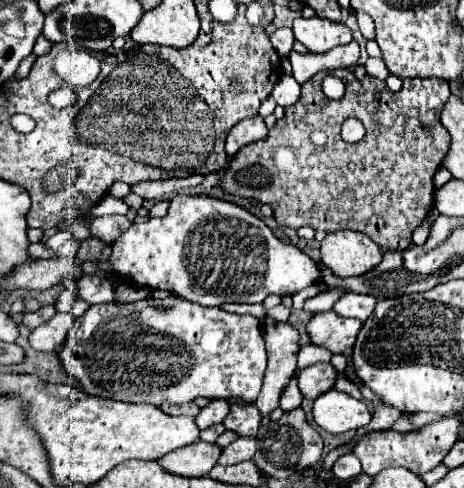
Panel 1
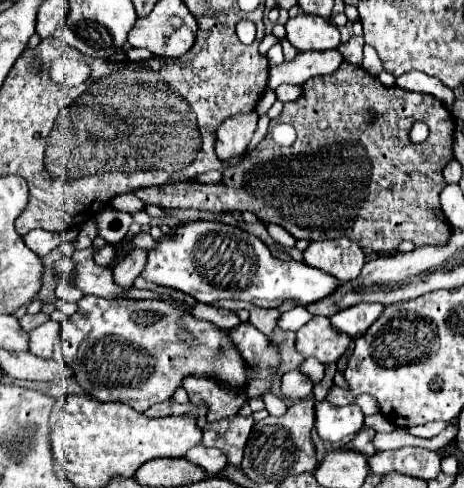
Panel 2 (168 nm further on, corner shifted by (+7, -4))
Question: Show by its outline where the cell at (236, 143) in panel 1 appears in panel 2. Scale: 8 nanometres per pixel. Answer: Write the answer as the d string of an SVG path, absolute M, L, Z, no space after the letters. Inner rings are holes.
M252 111L246 115L234 115L218 127L216 155L220 157L220 161L228 161L228 159L244 155L244 151L250 145L256 123L258 123L258 113Z

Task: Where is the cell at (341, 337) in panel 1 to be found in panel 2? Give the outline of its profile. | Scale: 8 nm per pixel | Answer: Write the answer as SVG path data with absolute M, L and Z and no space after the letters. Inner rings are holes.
M312 317L308 325L296 331L296 349L302 357L316 357L320 363L336 363L348 349L352 337L332 329L330 319Z

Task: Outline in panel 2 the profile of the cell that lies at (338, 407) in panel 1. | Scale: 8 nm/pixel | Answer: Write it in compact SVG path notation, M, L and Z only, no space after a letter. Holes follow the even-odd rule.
M318 401L316 409L316 431L324 441L338 443L344 437L352 437L364 427L364 413L358 405L334 407L330 401Z

